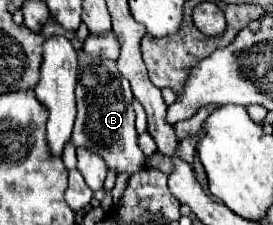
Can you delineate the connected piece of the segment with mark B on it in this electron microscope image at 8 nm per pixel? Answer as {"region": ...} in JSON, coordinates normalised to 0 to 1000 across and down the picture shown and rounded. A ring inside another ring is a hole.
{"region":[[[300,240],[286,258],[286,516],[264,587],[264,640],[278,658],[322,658],[352,676],[396,756],[425,773],[491,782],[527,747],[527,684],[505,649],[505,596],[491,569],[491,471],[469,356],[432,320],[410,267],[344,267],[344,249]]]}

